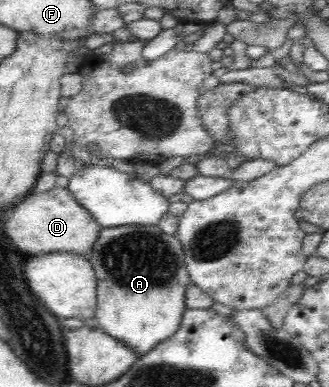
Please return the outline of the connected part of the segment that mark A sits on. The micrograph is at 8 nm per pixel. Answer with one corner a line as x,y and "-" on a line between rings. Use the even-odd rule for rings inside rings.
158,226
103,229
93,246
91,262
97,274
94,318
105,334
125,344
139,358
177,333
187,310
186,290
192,280
176,236
164,234
-
123,236
129,238
127,248
121,246

